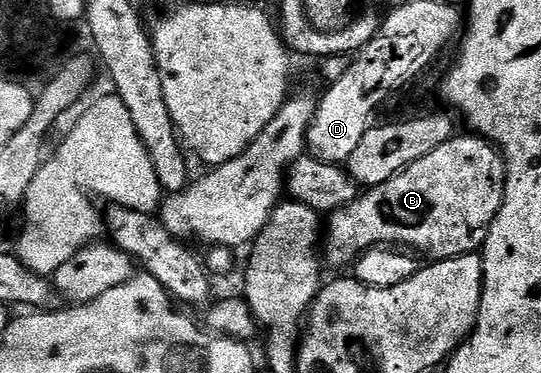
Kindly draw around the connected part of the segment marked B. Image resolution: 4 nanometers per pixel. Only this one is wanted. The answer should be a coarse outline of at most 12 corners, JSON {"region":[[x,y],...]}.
{"region":[[454,136],[328,215],[324,261],[480,251],[505,199],[493,143]]}

